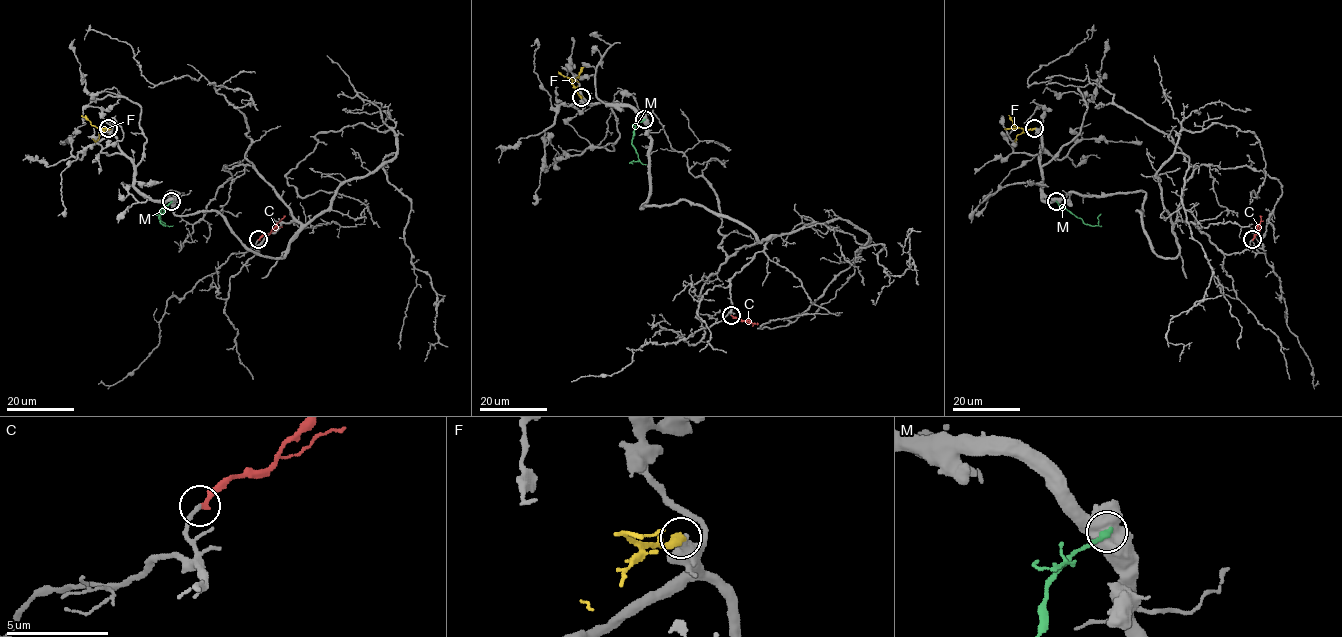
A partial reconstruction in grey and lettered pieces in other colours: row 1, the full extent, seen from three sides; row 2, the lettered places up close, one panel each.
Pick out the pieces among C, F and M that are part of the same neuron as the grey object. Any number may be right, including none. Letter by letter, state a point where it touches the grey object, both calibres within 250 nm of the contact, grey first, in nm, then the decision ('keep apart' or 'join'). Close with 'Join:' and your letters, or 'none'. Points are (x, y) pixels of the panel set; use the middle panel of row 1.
C: contact (731, 315); calibres 200 and 220 nm; join
F: contact (581, 97); calibres 550 and 460 nm; keep apart
M: contact (644, 119); calibres 800 and 240 nm; keep apart
Join: C

